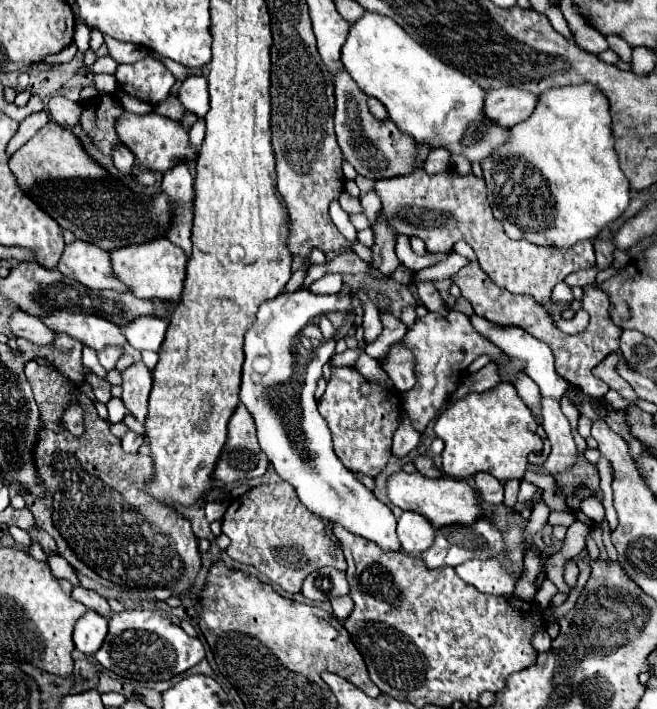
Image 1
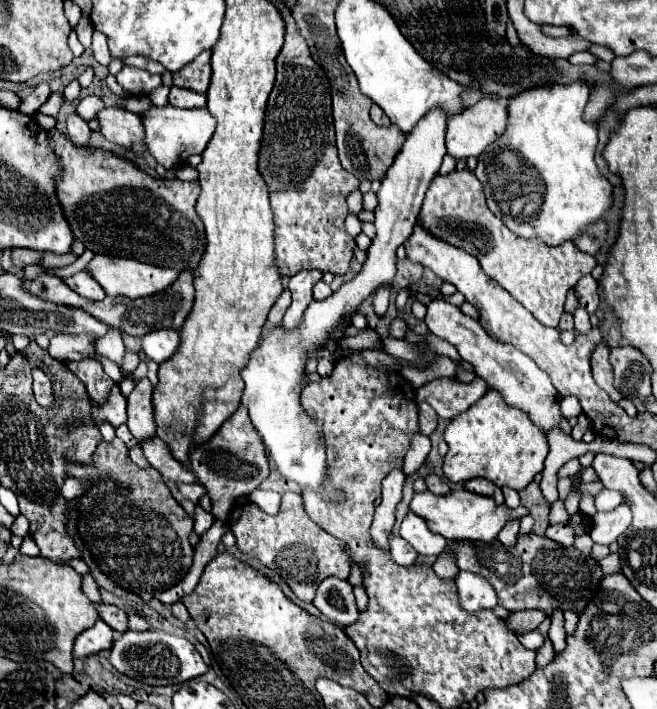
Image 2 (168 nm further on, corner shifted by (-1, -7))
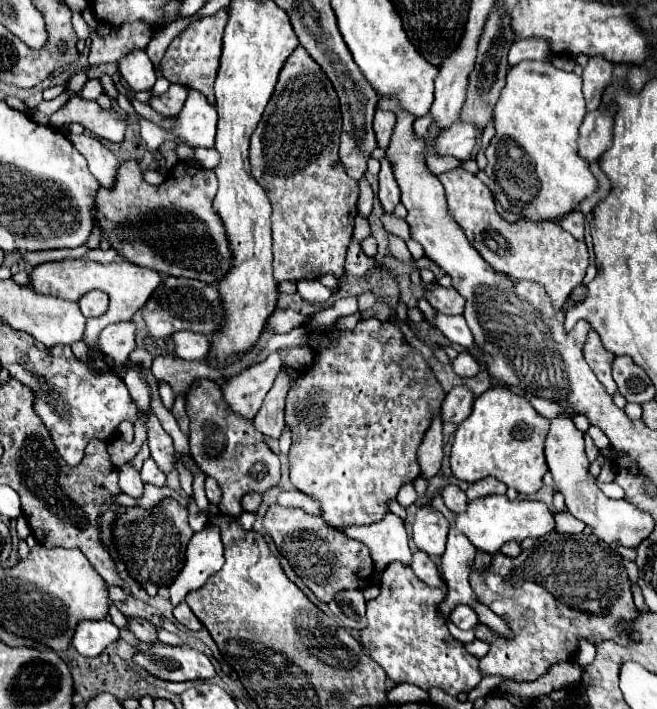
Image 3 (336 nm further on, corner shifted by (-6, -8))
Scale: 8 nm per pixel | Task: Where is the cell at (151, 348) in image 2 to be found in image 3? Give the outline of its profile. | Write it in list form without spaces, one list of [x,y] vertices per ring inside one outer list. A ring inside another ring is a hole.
[[[175,332],[173,354],[183,360],[203,360],[211,350],[211,338],[197,332]]]

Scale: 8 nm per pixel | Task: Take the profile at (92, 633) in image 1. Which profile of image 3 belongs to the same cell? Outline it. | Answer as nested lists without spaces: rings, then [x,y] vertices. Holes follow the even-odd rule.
[[[83,620],[73,634],[71,644],[83,656],[99,656],[119,638],[119,628],[111,620]]]

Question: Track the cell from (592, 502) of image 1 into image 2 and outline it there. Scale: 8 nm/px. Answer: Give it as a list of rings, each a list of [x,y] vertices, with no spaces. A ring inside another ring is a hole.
[[[602,489],[602,491],[596,495],[596,509],[602,511],[602,513],[610,513],[610,511],[614,511],[620,503],[622,503],[622,497],[620,497],[616,491]]]

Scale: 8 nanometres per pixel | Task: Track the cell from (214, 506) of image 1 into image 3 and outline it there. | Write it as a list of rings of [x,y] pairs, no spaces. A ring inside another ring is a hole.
[[[205,478],[205,492],[207,492],[207,498],[209,498],[209,502],[211,504],[219,504],[221,502],[221,488],[219,488],[219,484],[213,480],[213,478]]]

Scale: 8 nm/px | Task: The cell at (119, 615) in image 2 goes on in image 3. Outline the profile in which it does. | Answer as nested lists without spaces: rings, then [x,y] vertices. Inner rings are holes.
[[[133,618],[133,620],[129,620],[129,630],[131,630],[141,642],[147,642],[147,644],[157,644],[157,642],[159,642],[159,638],[157,638],[157,628],[155,628],[149,620]]]

